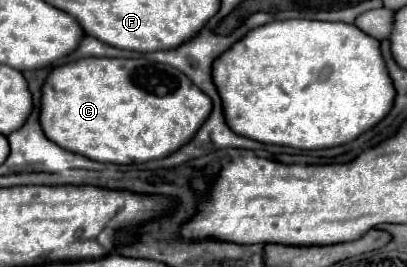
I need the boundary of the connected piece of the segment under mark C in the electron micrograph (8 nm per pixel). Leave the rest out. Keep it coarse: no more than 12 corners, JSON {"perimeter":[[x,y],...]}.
{"perimeter":[[80,58],[44,80],[48,140],[164,158],[212,102],[172,66]]}

